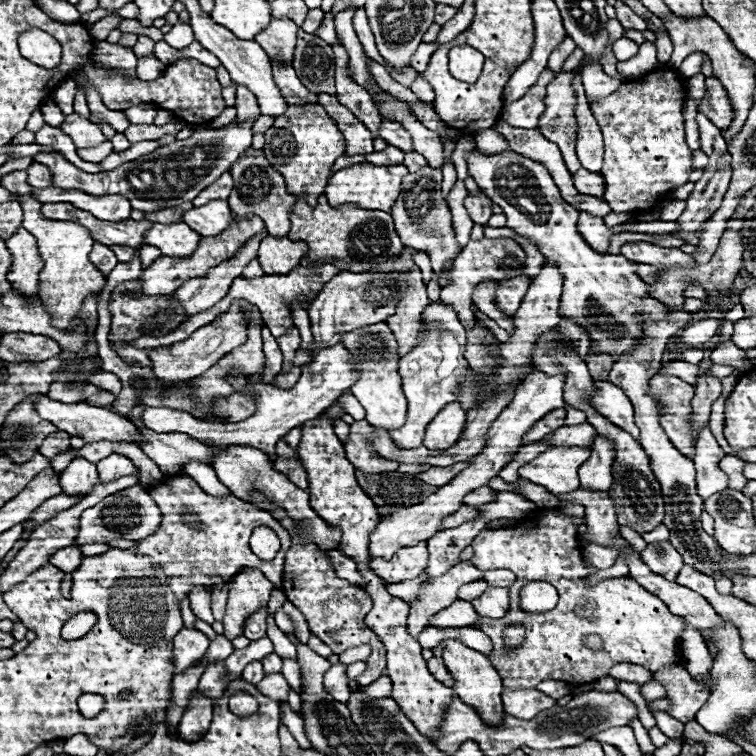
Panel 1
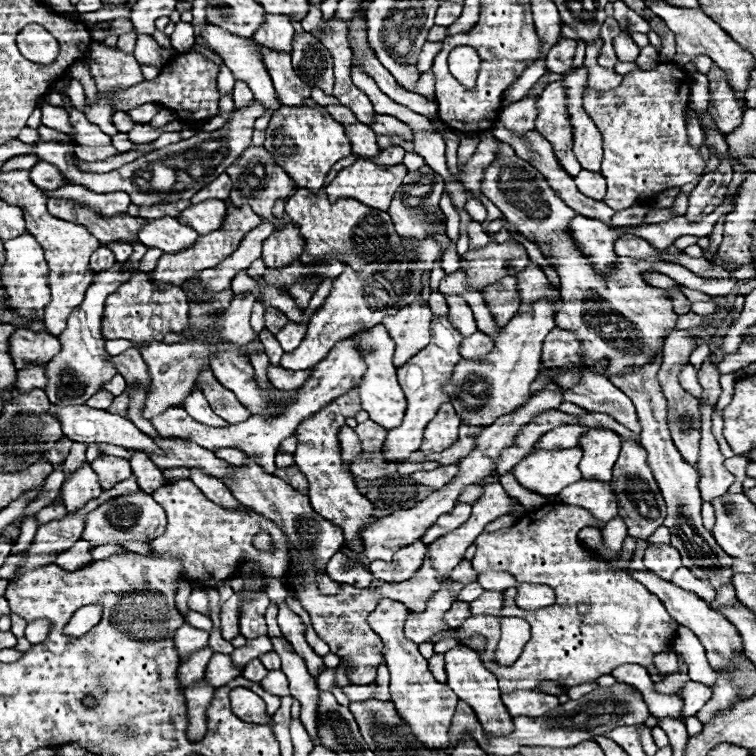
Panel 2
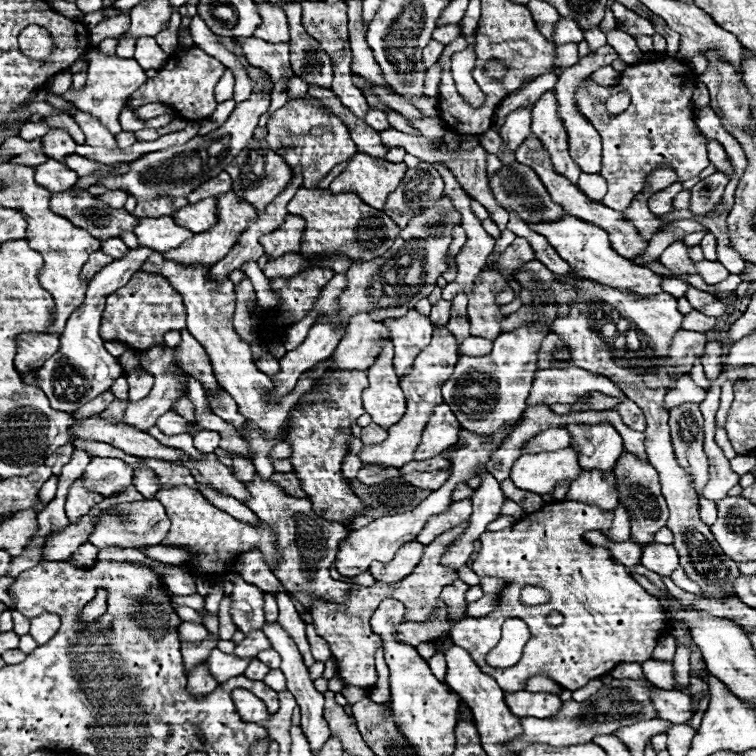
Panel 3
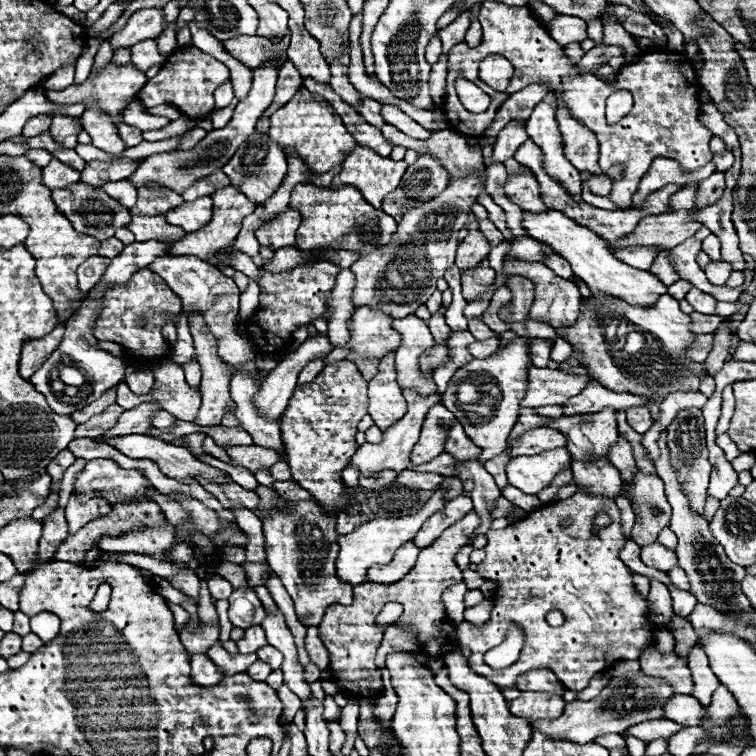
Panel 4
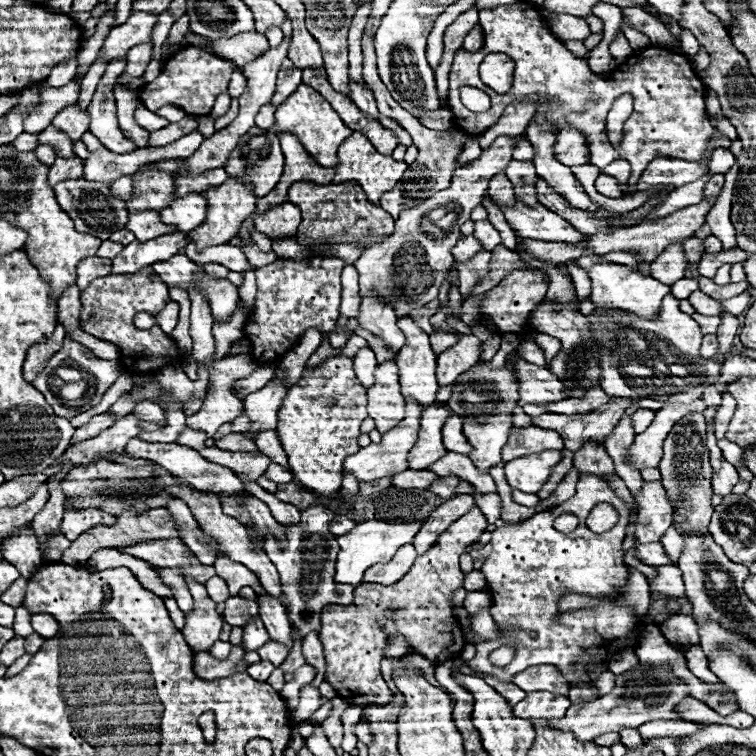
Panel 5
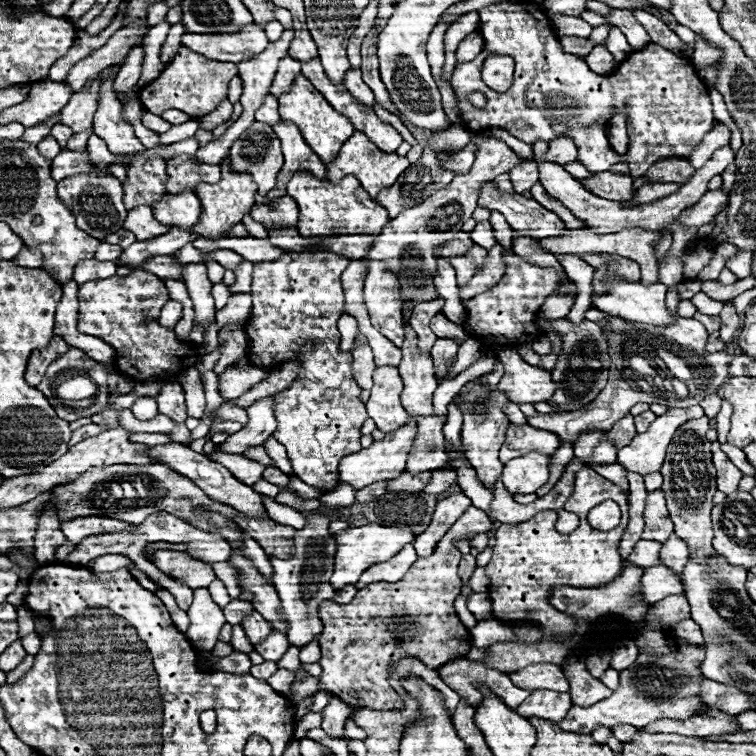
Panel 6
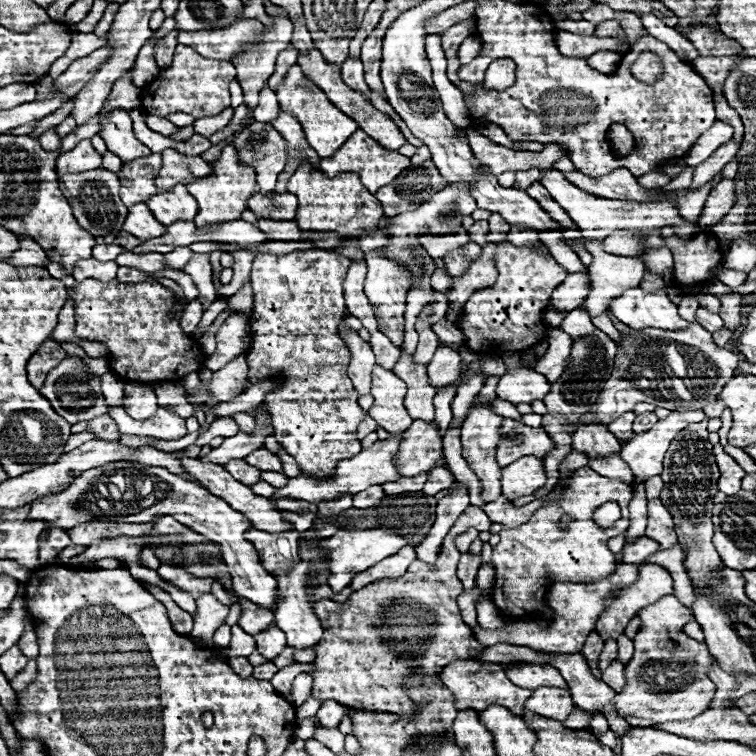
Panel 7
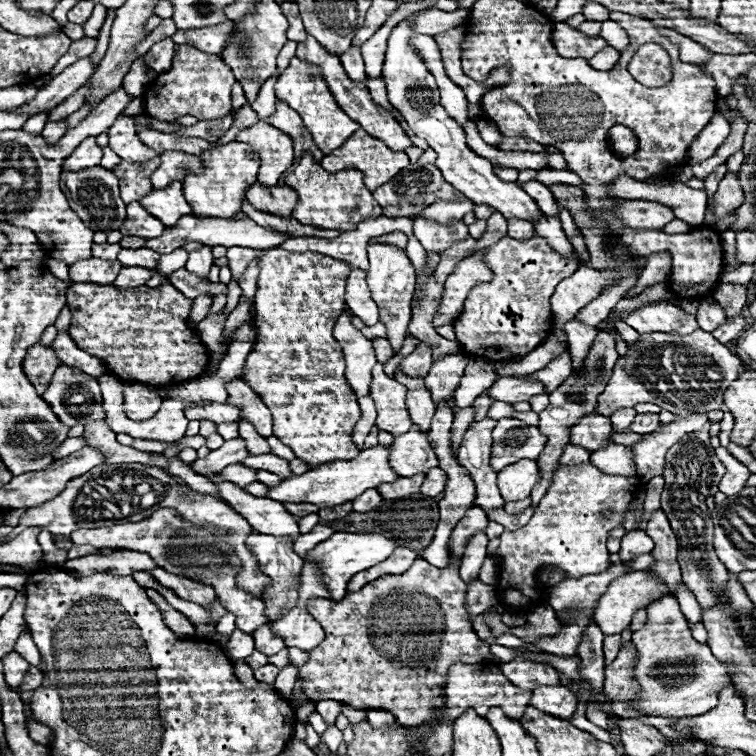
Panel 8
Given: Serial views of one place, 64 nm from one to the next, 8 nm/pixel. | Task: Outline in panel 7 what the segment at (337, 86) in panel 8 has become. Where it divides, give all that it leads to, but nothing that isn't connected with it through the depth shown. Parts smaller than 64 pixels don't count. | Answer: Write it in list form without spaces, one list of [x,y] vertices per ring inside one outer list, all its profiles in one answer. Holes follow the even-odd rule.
[[[316,48],[310,50],[306,56],[298,56],[298,64],[302,66],[304,74],[306,74],[316,86],[322,88],[322,92],[328,96],[328,100],[330,100],[338,110],[342,110],[346,116],[350,116],[352,120],[356,120],[358,128],[364,130],[368,136],[372,136],[382,148],[386,148],[386,150],[398,150],[402,144],[406,144],[406,140],[404,140],[402,132],[398,130],[398,126],[396,126],[388,116],[384,116],[382,112],[378,112],[378,110],[370,104],[368,98],[364,98],[360,92],[350,90],[350,88],[342,82],[340,72],[338,72],[336,68],[332,68],[332,66],[322,58],[322,54],[320,54]]]

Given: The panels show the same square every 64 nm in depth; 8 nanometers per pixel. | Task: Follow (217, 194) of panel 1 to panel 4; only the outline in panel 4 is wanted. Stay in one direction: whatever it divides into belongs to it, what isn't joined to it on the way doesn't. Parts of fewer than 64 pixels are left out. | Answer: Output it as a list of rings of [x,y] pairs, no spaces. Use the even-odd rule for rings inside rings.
[[[220,170],[220,172],[212,174],[212,176],[206,176],[204,180],[196,182],[196,184],[194,184],[192,188],[188,188],[182,196],[184,196],[186,202],[192,202],[192,200],[202,198],[202,196],[212,196],[212,192],[222,190],[222,188],[226,188],[226,186],[230,186],[230,180],[228,180],[228,176]]]

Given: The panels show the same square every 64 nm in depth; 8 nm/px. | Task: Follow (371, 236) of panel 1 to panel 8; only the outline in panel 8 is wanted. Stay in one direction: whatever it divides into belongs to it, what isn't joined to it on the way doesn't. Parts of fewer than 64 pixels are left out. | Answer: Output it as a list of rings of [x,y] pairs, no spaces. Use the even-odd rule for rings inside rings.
[[[308,152],[300,158],[294,172],[286,176],[286,186],[294,188],[298,194],[298,204],[292,212],[292,218],[296,218],[306,226],[348,232],[356,230],[356,226],[364,220],[382,216],[382,208],[372,198],[372,192],[368,192],[368,188],[364,186],[362,172],[356,170],[342,170],[336,174],[324,172],[324,168],[320,168],[320,164],[314,162],[314,158]]]

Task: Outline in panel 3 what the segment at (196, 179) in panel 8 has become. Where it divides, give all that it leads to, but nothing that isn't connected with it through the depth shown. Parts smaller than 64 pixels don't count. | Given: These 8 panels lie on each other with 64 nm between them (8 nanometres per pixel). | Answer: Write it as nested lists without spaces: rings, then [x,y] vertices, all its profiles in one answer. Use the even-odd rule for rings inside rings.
[[[234,192],[218,196],[218,206],[220,206],[218,224],[212,226],[208,232],[196,234],[192,240],[184,242],[180,248],[176,248],[172,252],[164,252],[164,260],[172,260],[172,262],[184,264],[184,266],[212,266],[218,260],[222,260],[236,246],[240,234],[248,228],[248,224],[252,220],[256,220],[258,212],[248,202],[242,202],[238,196],[234,196]]]

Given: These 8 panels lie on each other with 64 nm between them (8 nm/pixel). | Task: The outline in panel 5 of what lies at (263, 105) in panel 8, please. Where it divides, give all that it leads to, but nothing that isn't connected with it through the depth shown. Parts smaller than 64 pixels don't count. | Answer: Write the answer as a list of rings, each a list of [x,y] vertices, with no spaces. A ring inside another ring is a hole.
[[[266,104],[264,108],[260,108],[260,112],[256,116],[256,126],[258,128],[272,128],[274,126],[274,108],[272,108],[272,104]]]

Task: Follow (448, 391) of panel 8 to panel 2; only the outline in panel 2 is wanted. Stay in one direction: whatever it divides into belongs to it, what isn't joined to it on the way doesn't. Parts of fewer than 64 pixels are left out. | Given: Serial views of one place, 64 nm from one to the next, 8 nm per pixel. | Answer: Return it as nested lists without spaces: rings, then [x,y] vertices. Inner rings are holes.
[[[430,292],[428,304],[430,304],[434,314],[446,314],[448,312],[448,304],[444,302],[444,296],[440,292]]]

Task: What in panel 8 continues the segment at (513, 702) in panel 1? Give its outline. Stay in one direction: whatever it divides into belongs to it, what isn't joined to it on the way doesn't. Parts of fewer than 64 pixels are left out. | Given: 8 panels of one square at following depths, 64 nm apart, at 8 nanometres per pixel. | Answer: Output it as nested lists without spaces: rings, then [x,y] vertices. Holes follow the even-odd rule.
[[[544,686],[534,690],[530,706],[556,718],[570,720],[576,710],[576,696],[568,686],[548,686],[548,688]]]

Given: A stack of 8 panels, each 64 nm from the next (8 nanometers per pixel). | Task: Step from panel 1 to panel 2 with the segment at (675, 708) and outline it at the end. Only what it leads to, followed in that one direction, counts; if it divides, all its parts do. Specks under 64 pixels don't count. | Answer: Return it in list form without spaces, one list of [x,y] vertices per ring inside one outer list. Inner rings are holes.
[[[670,648],[668,652],[662,652],[662,654],[658,654],[656,656],[656,668],[658,668],[658,672],[664,676],[664,678],[668,678],[668,676],[672,676],[676,670],[678,670],[678,658],[676,658],[676,652]],[[688,680],[676,694],[682,696],[682,718],[690,718],[696,716],[698,710],[710,700],[712,690],[704,684],[696,684]]]

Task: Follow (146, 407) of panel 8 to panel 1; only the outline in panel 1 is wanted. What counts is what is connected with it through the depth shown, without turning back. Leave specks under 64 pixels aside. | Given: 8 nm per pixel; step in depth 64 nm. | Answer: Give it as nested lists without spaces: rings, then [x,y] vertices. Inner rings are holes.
[[[294,304],[292,316],[294,316],[296,328],[300,330],[300,338],[302,338],[300,346],[312,354],[312,360],[302,366],[302,376],[294,388],[282,392],[282,388],[276,388],[270,384],[260,384],[256,388],[258,390],[256,414],[244,422],[234,422],[234,424],[232,422],[230,424],[202,422],[202,420],[192,418],[186,412],[180,412],[180,410],[146,408],[142,412],[144,426],[152,428],[154,432],[184,432],[196,440],[208,440],[208,442],[212,440],[212,444],[218,444],[218,446],[220,444],[236,444],[236,446],[260,448],[262,452],[268,452],[270,460],[274,460],[272,456],[274,456],[274,446],[276,446],[278,438],[286,436],[286,432],[290,432],[294,426],[316,418],[322,410],[332,406],[344,390],[350,390],[358,378],[356,368],[350,366],[350,352],[342,344],[334,344],[334,346],[326,346],[326,348],[320,348],[314,344],[314,338],[312,338],[310,326],[308,326],[308,312],[306,310],[302,310],[300,306]]]

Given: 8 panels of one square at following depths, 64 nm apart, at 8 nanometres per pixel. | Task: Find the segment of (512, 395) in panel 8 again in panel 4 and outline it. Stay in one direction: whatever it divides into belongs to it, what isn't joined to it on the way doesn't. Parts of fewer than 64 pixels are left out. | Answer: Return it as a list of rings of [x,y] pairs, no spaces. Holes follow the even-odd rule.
[[[530,366],[528,378],[530,384],[526,390],[526,398],[522,400],[522,406],[526,408],[564,404],[572,396],[580,394],[590,382],[594,382],[594,378],[590,376],[580,376],[552,368],[536,368],[536,366]]]

